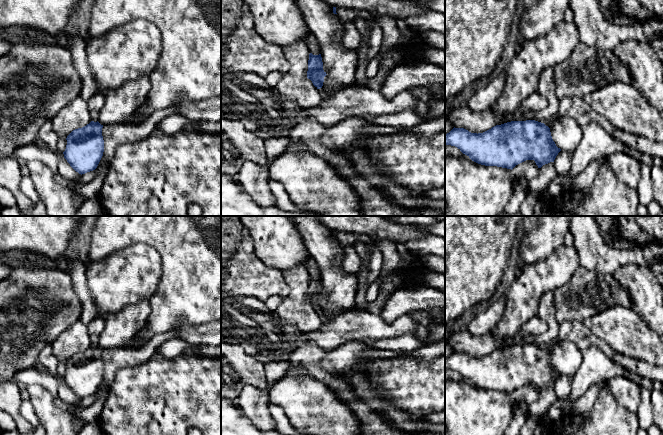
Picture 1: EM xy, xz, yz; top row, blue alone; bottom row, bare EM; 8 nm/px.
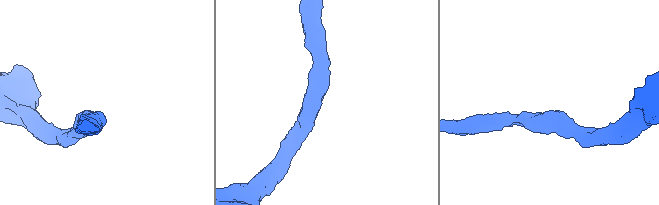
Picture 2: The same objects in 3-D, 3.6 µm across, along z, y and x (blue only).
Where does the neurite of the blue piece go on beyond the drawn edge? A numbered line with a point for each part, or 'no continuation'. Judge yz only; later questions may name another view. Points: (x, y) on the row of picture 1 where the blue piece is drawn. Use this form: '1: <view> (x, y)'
no continuation

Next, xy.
no continuation

